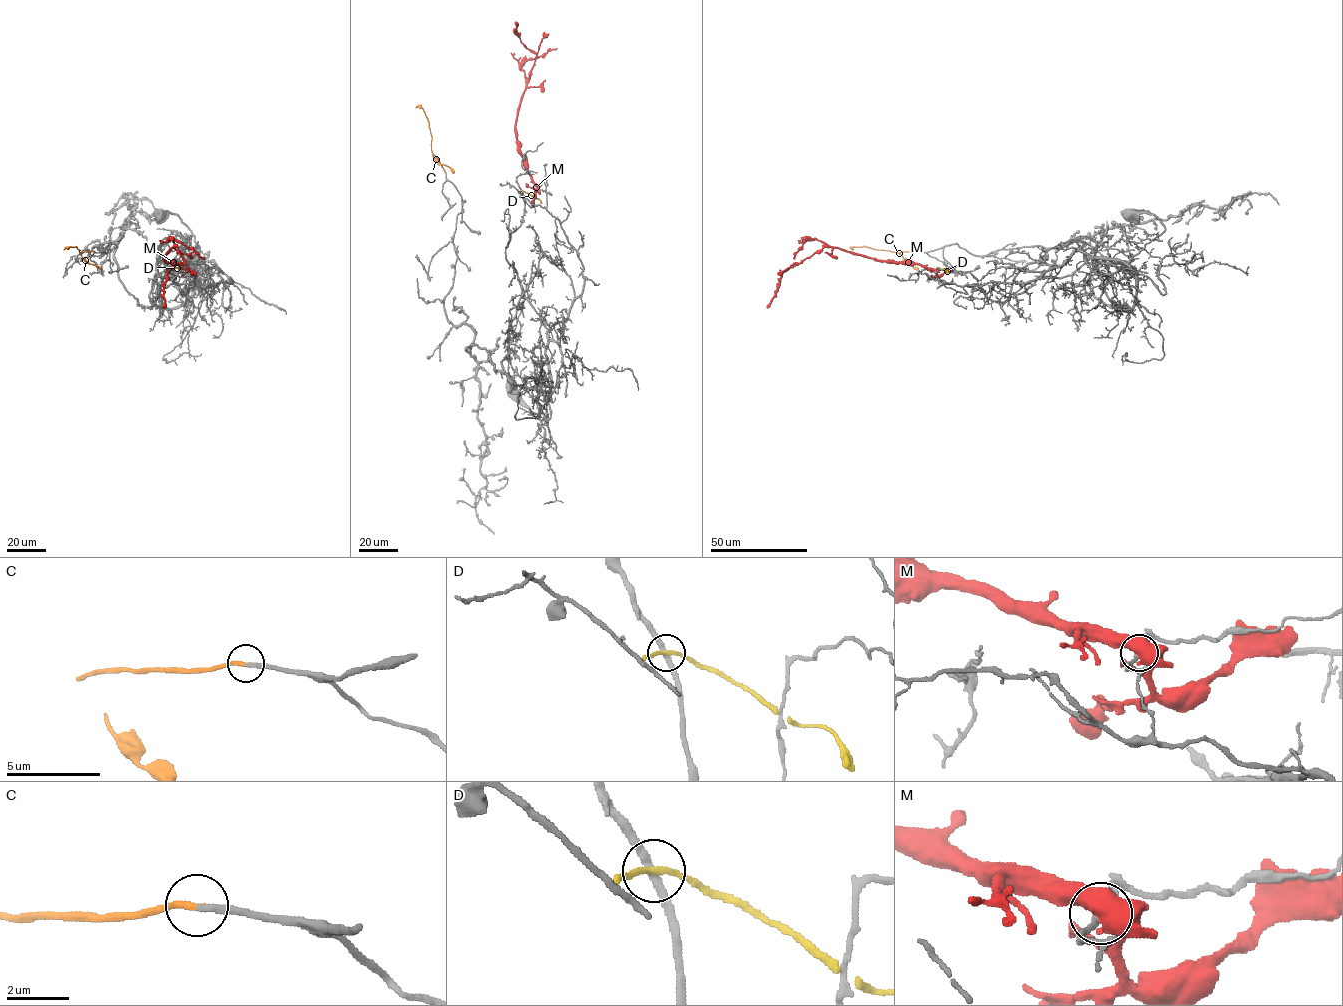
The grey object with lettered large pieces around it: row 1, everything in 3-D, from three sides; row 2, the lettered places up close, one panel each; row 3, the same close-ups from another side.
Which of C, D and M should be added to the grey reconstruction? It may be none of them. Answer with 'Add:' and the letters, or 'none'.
Add: C

